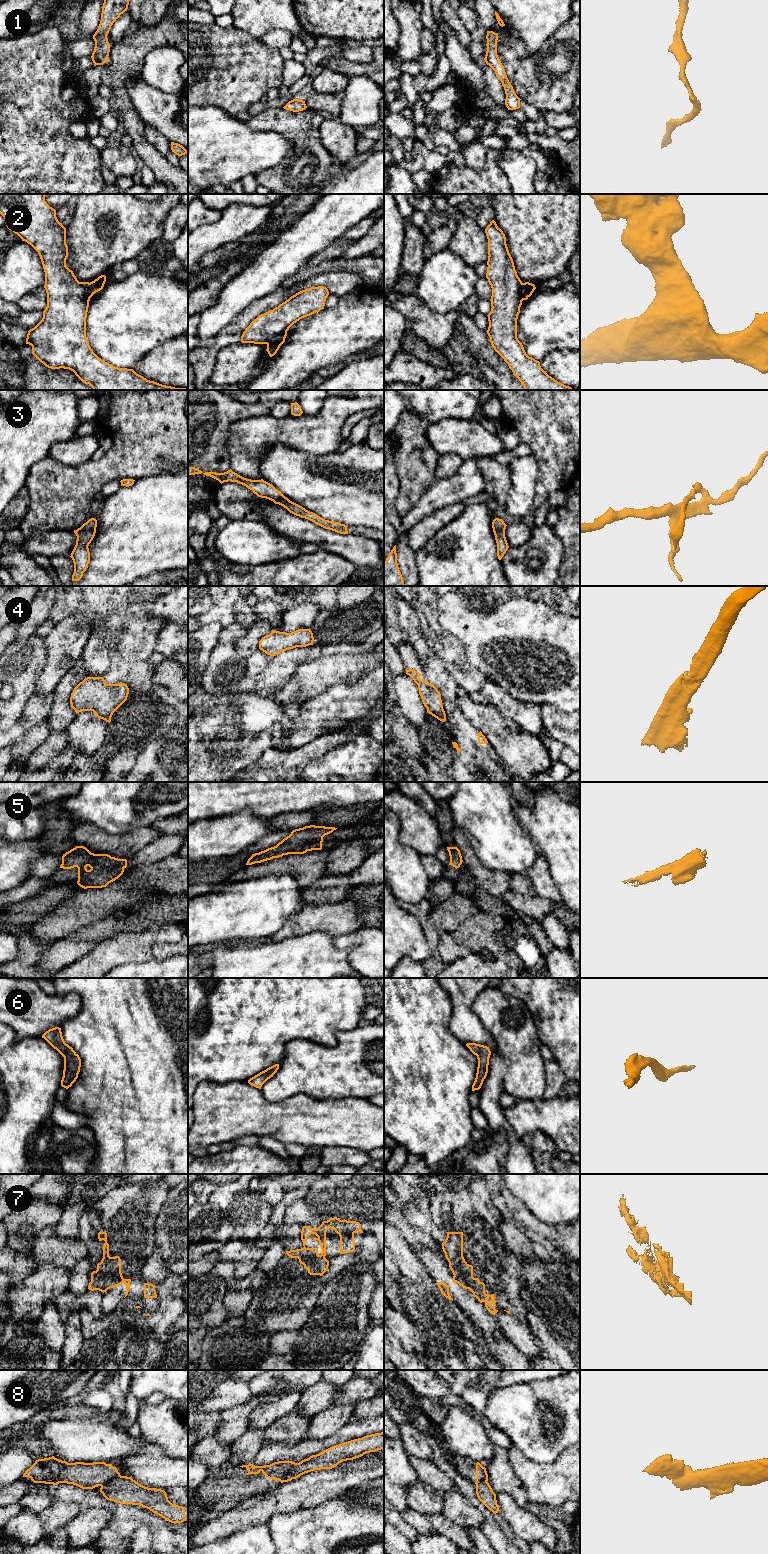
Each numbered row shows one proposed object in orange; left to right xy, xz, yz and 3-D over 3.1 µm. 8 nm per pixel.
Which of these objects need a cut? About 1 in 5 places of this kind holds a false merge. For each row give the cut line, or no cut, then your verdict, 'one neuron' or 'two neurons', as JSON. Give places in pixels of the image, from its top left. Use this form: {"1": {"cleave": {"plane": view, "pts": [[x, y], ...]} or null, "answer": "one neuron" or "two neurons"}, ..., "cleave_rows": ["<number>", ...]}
{"1": {"cleave": null, "answer": "one neuron"}, "2": {"cleave": {"plane": "xz", "pts": [[286, 331], [276, 335], [267, 344]]}, "answer": "two neurons"}, "3": {"cleave": null, "answer": "one neuron"}, "4": {"cleave": null, "answer": "one neuron"}, "5": {"cleave": null, "answer": "one neuron"}, "6": {"cleave": null, "answer": "one neuron"}, "7": {"cleave": null, "answer": "one neuron"}, "8": {"cleave": {"plane": "xy", "pts": [[120, 1475], [111, 1478], [101, 1486]]}, "answer": "two neurons"}, "cleave_rows": ["2", "8"]}

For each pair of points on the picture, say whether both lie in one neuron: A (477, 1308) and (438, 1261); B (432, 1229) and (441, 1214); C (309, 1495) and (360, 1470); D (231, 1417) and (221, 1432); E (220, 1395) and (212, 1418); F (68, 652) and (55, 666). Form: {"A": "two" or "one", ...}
{"A": "one", "B": "one", "C": "one", "D": "one", "E": "two", "F": "one"}

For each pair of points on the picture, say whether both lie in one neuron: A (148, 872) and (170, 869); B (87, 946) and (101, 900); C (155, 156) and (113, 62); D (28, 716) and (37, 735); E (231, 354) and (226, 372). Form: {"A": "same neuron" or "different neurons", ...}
{"A": "same neuron", "B": "different neurons", "C": "same neuron", "D": "different neurons", "E": "same neuron"}

